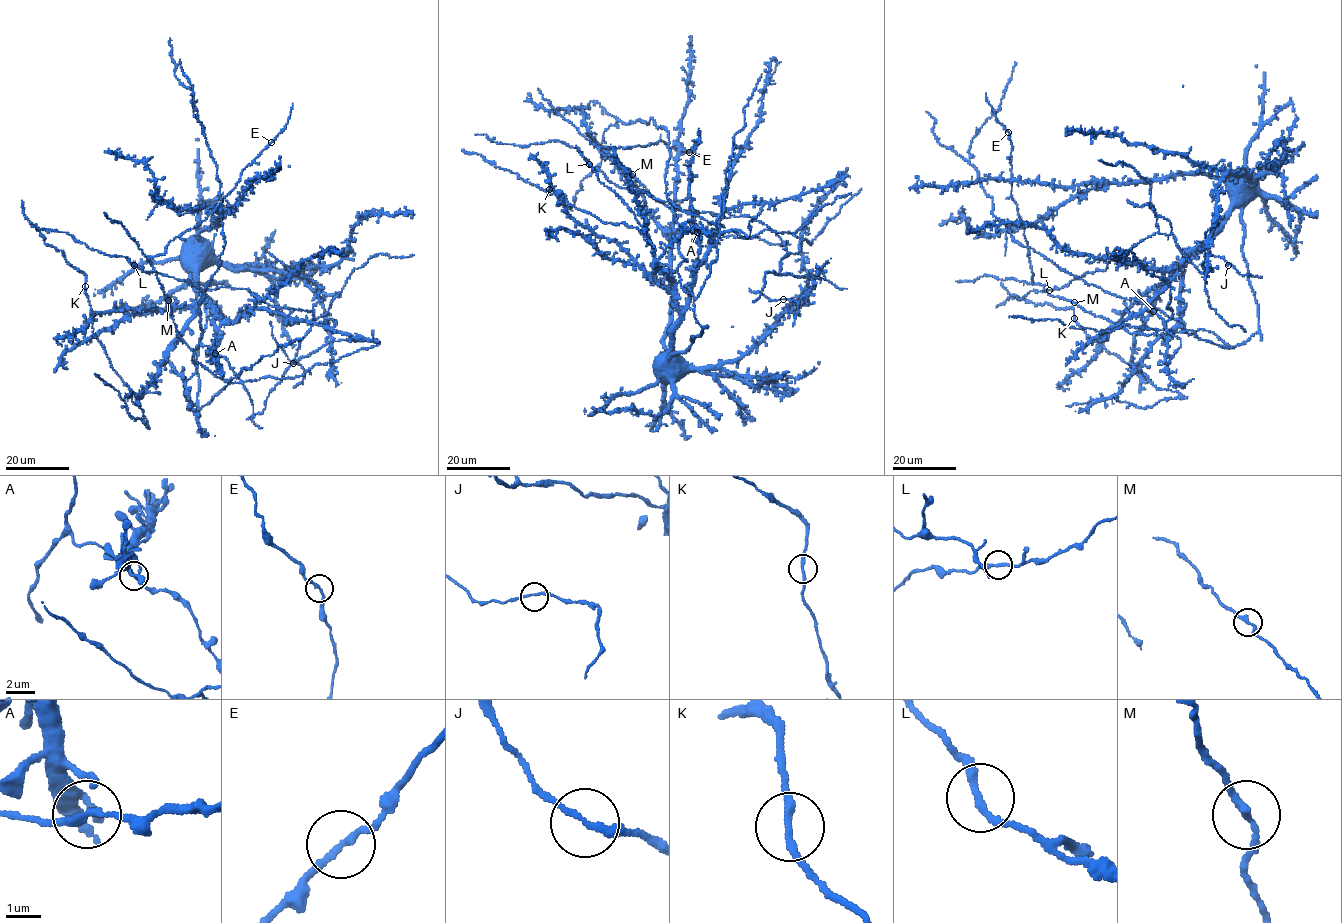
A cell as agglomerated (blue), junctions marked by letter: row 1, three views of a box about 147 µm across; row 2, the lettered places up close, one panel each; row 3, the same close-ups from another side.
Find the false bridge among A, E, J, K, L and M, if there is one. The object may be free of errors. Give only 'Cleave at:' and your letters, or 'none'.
Cleave at: none

